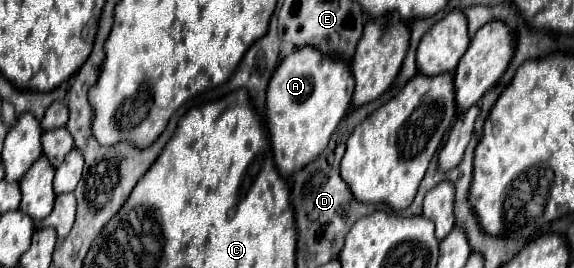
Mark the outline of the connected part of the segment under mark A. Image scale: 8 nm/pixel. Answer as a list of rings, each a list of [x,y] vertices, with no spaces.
[[[314,47],[294,49],[276,67],[266,91],[266,127],[274,161],[282,177],[290,177],[316,161],[338,123],[350,109],[354,79],[344,61],[332,61]]]

